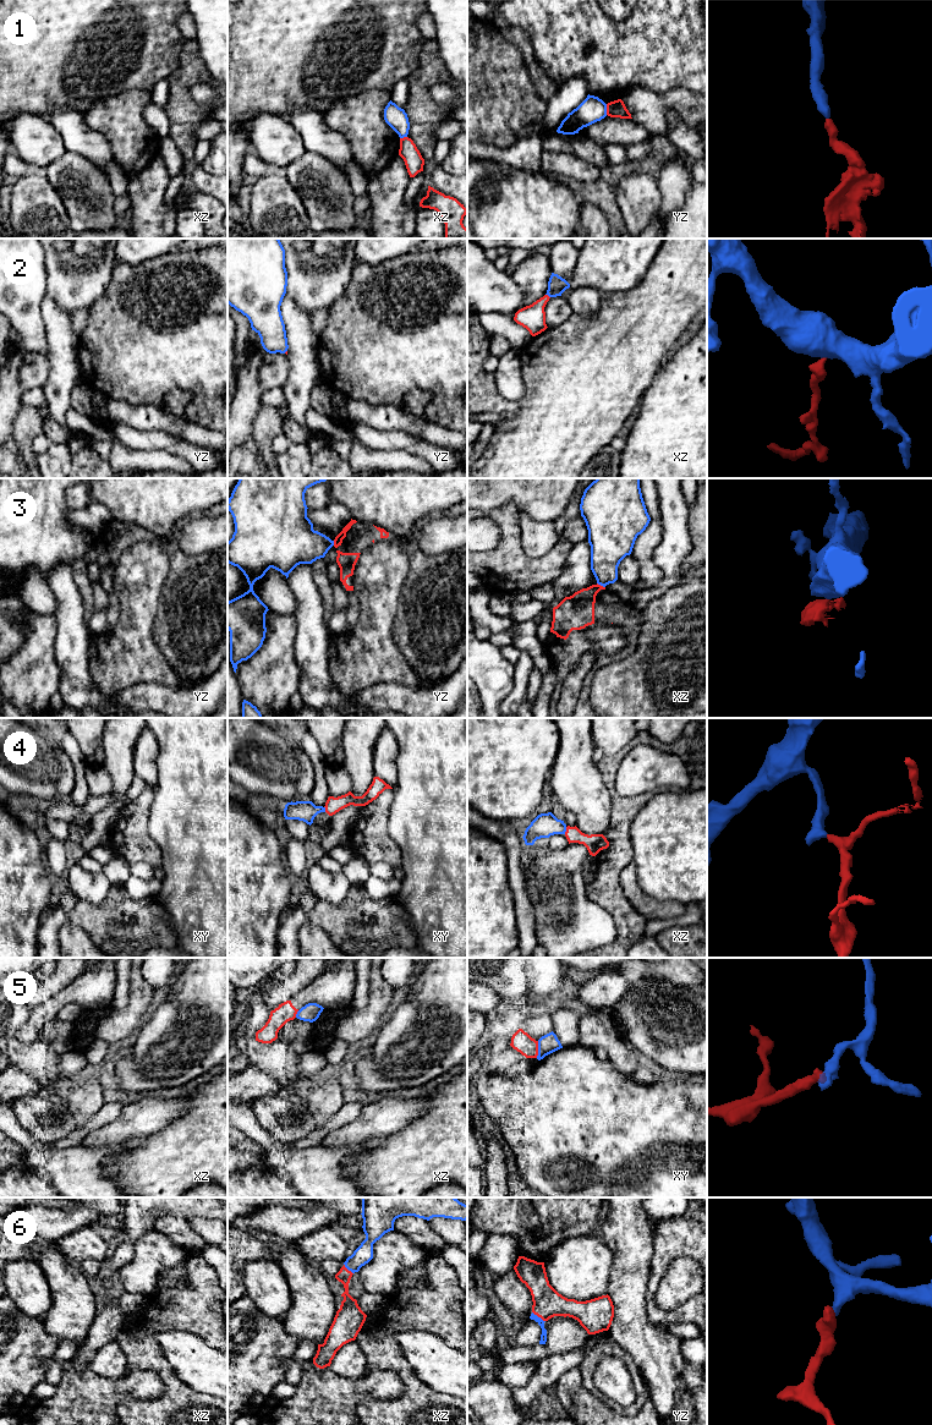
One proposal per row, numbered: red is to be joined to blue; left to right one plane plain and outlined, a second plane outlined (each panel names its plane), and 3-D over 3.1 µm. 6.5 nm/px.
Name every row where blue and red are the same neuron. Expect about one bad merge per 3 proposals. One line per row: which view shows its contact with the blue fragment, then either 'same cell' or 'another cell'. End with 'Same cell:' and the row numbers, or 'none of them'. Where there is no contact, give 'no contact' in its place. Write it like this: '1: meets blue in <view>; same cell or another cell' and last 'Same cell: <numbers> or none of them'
1: meets blue in yz; another cell
2: meets blue in xz; same cell
3: meets blue in xz; another cell
4: meets blue in xz; same cell
5: meets blue in xy; another cell
6: meets blue in yz; same cell
Same cell: 2, 4, 6

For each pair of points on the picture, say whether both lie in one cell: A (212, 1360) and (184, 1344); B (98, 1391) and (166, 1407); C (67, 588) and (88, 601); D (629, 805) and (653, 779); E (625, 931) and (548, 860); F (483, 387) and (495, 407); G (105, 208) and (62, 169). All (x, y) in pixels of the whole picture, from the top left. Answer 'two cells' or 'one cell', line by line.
A: one cell
B: two cells
C: two cells
D: two cells
E: two cells
F: one cell
G: two cells

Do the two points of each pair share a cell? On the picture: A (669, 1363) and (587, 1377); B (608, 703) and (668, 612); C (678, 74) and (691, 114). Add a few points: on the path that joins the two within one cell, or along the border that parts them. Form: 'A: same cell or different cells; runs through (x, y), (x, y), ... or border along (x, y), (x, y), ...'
A: different cells; border along (620, 1346), (630, 1354), (641, 1379), (646, 1384)
B: same cell; runs through (631, 680), (646, 644), (654, 635)
C: different cells; border along (694, 91), (675, 88), (654, 93)

